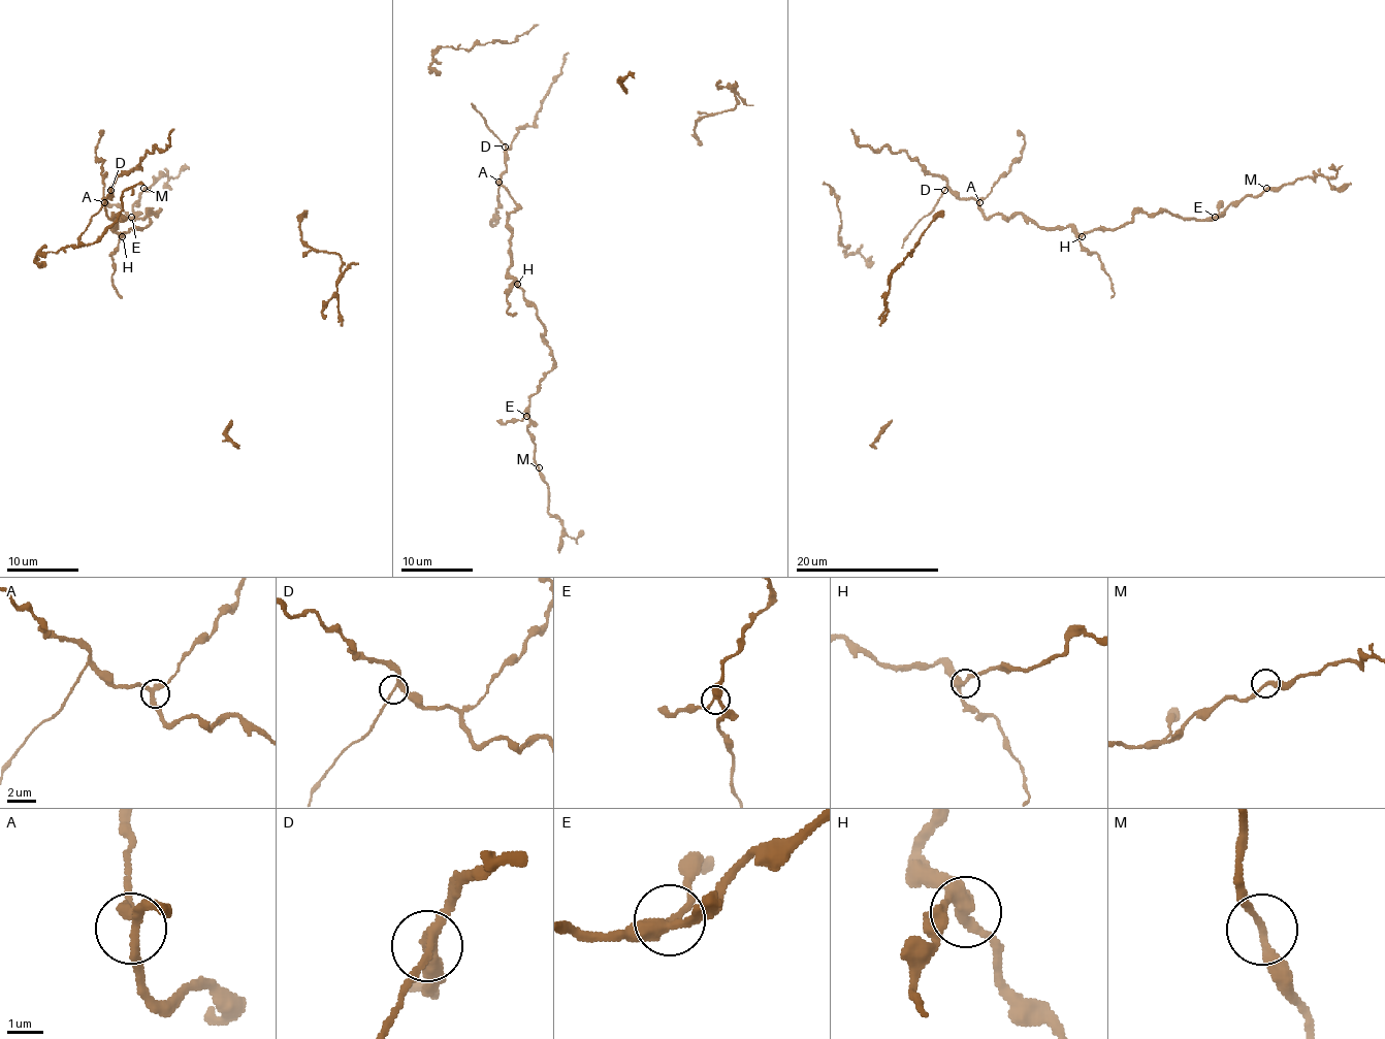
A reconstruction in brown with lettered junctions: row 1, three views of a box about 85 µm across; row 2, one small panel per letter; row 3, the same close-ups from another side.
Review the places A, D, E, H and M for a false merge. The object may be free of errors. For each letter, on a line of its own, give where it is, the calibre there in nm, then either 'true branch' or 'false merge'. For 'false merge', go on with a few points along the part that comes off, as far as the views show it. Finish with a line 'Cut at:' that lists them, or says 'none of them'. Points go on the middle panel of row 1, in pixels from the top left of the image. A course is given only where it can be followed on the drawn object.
A: place (498, 182); calibre 280 nm; true branch
D: place (505, 147); calibre 220 nm; false merge; course (505, 145), (471, 102)
E: place (526, 416); calibre 320 nm; true branch
H: place (517, 284); calibre 340 nm; true branch
M: place (539, 467); calibre 220 nm; true branch
Cut at: D

